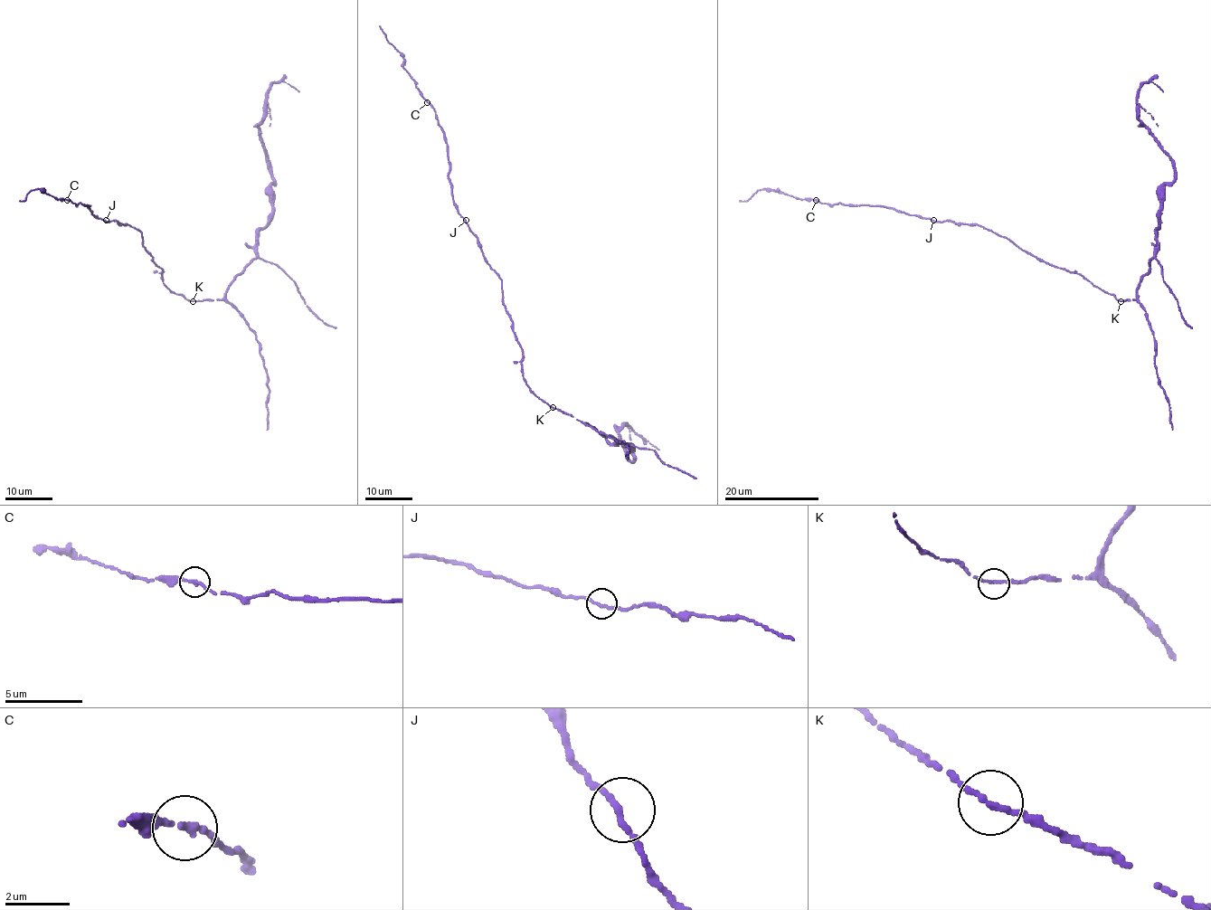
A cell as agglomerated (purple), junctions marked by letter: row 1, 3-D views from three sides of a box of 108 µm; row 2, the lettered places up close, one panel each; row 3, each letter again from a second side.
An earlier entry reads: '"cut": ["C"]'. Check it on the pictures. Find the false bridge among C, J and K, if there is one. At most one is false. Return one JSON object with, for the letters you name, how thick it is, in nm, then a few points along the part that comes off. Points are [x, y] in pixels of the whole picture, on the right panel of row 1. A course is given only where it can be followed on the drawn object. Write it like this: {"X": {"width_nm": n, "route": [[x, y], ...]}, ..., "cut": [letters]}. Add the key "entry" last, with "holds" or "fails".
{"cut": [], "entry": "fails"}

